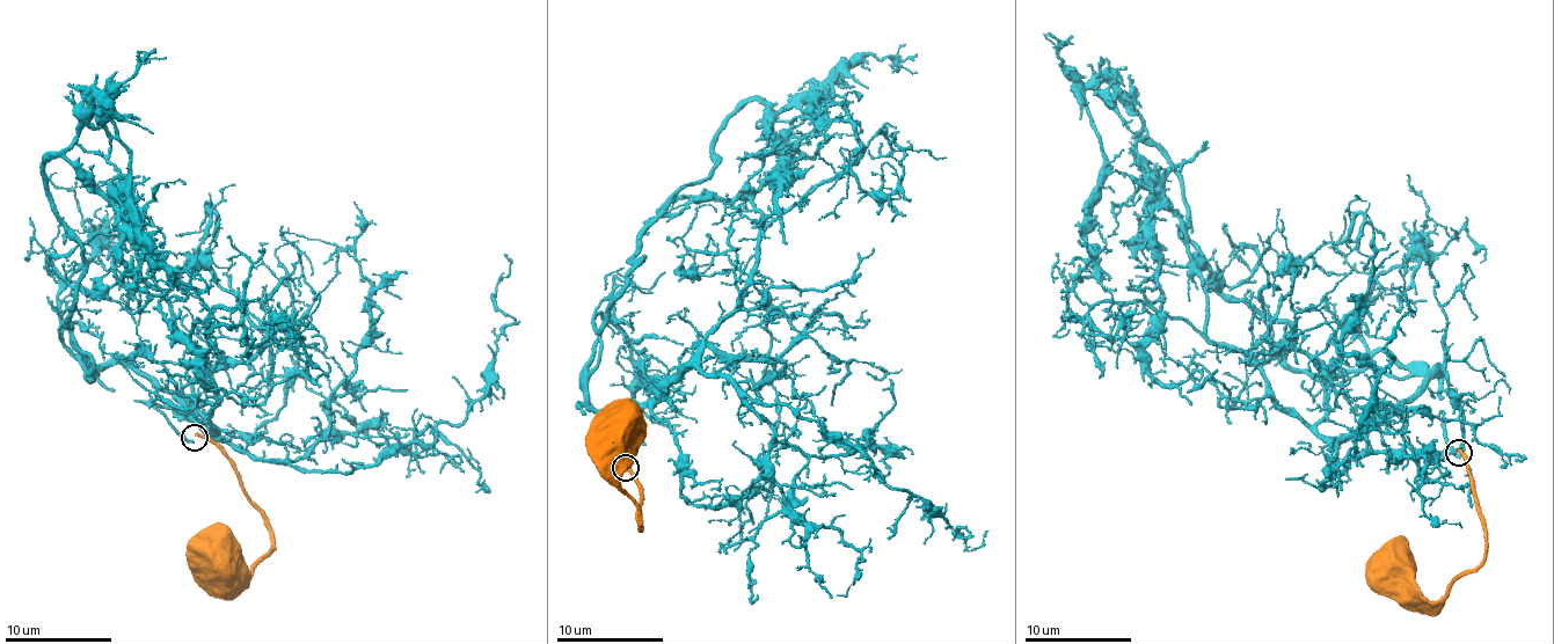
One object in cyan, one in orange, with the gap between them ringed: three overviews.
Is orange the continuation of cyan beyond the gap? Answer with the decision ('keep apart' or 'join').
join

